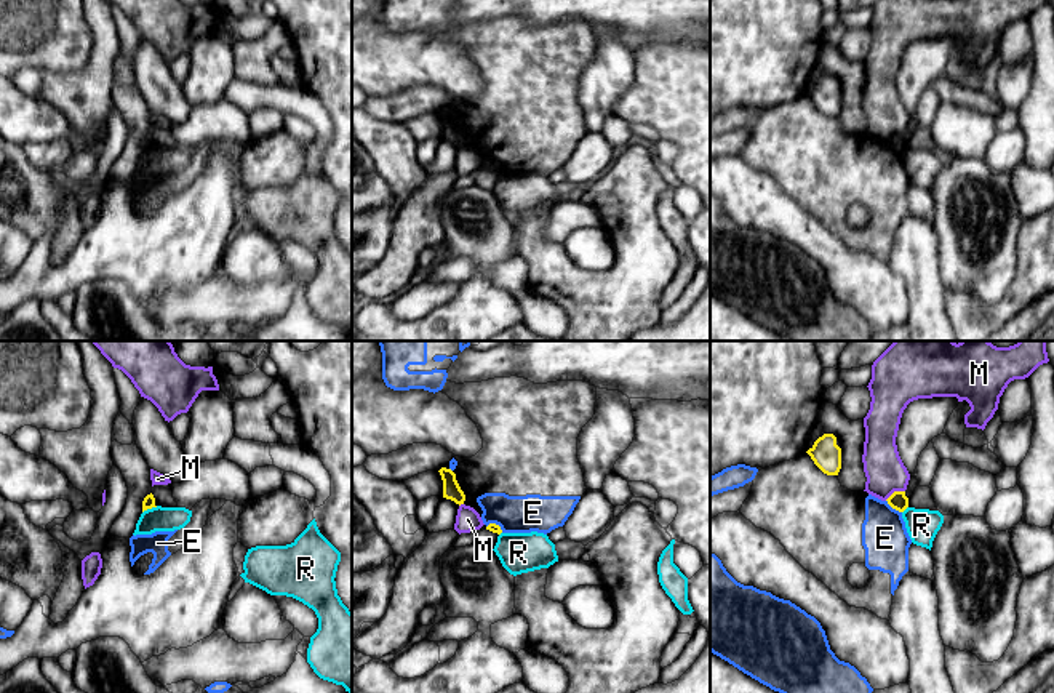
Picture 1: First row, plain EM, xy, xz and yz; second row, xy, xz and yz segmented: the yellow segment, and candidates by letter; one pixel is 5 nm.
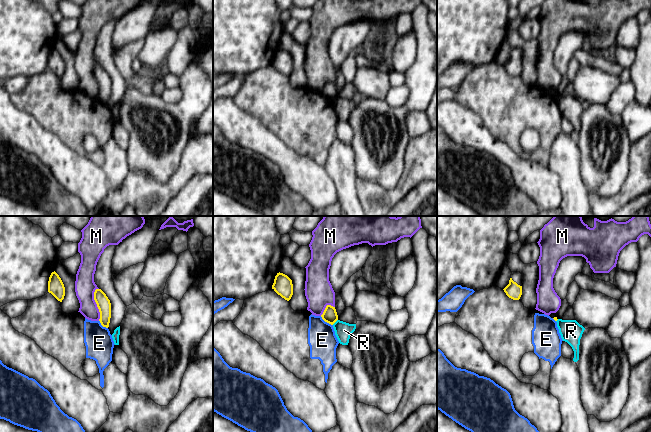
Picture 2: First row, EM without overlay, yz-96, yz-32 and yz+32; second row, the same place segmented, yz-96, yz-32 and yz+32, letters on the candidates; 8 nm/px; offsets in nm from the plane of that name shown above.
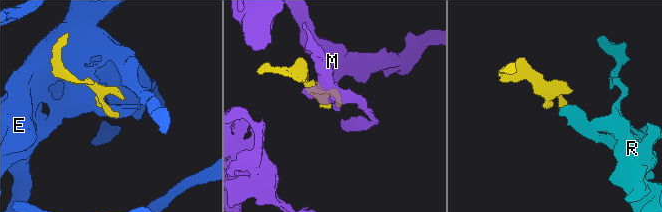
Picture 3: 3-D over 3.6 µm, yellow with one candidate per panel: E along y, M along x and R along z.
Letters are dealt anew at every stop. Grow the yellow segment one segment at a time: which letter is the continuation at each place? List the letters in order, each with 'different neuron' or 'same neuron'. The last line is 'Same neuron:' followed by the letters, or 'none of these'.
E: different neuron
M: different neuron
R: different neuron
Same neuron: none of these

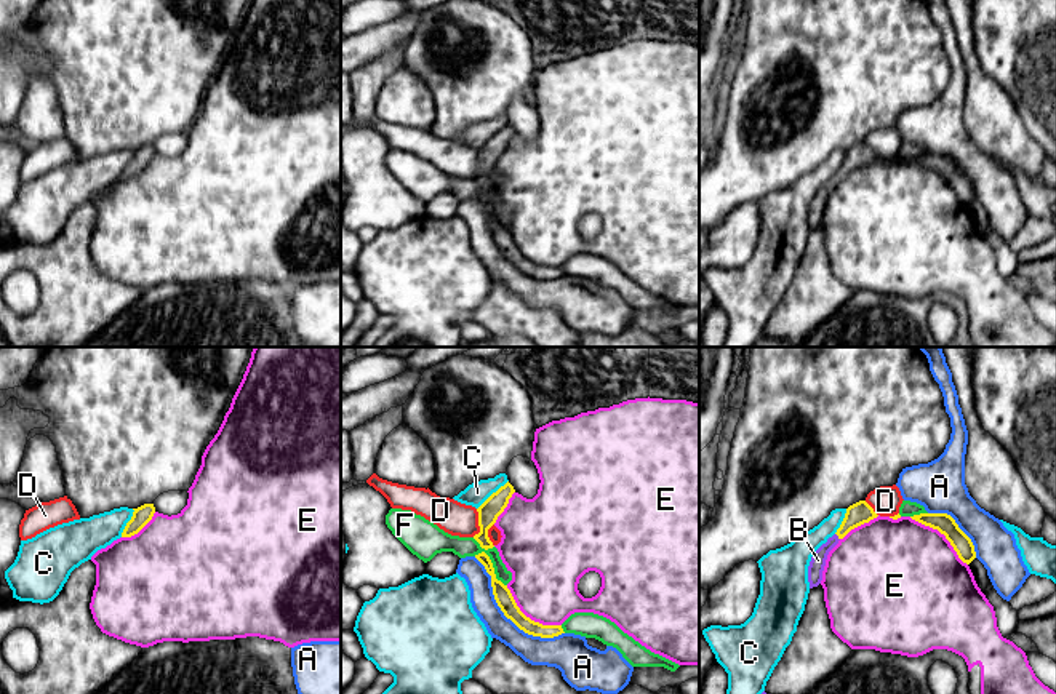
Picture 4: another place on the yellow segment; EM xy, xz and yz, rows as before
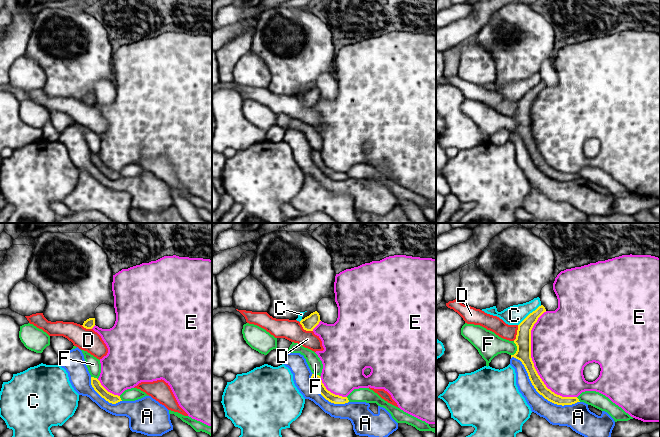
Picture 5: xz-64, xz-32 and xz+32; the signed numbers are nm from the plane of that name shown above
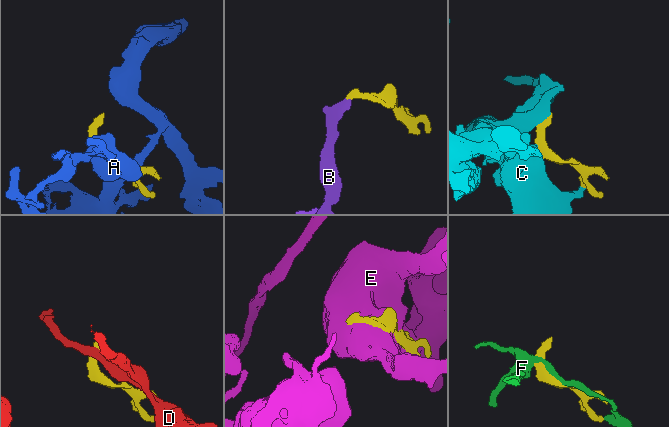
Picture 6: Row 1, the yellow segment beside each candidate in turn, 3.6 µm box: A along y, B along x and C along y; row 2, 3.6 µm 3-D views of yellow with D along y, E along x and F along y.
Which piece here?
A: different neuron
B: same neuron
C: different neuron
D: different neuron
E: different neuron
F: different neuron
Same neuron: B

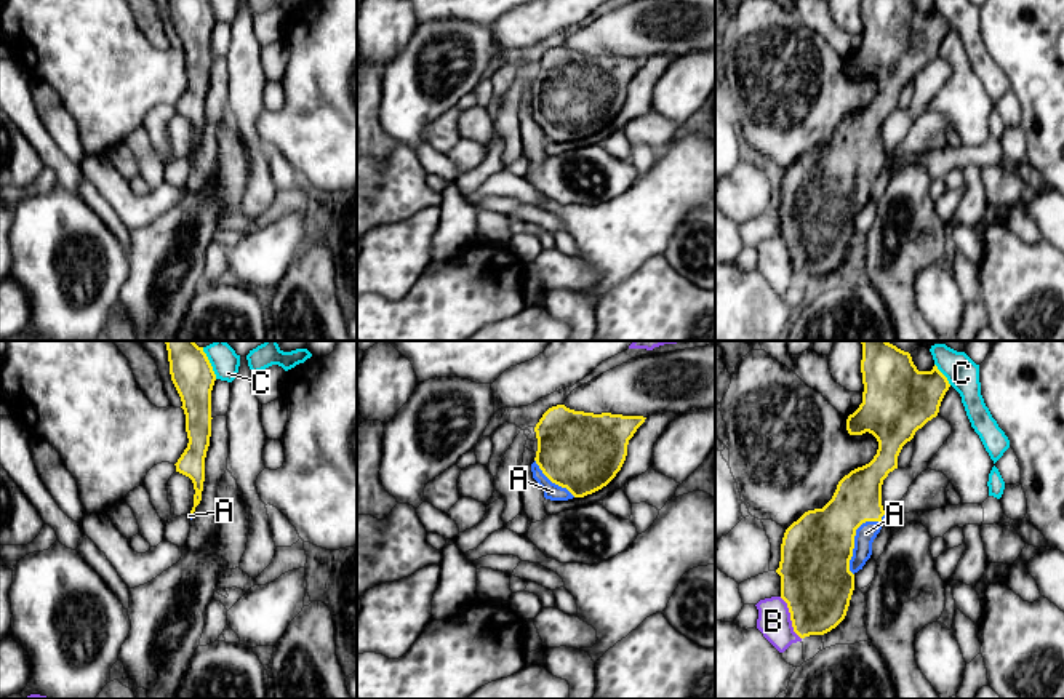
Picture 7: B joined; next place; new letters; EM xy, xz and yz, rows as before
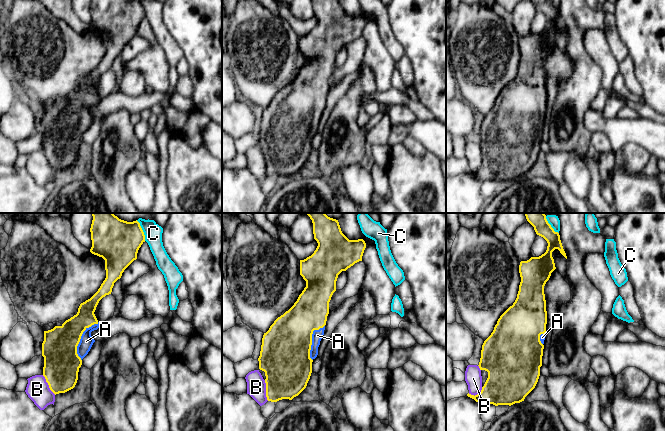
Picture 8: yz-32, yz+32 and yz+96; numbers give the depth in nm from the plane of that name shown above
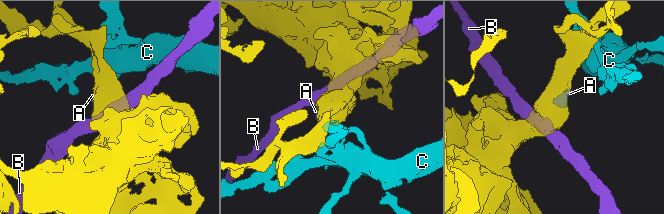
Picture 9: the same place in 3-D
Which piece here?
A: same neuron
B: different neuron
C: different neuron
Same neuron: A

